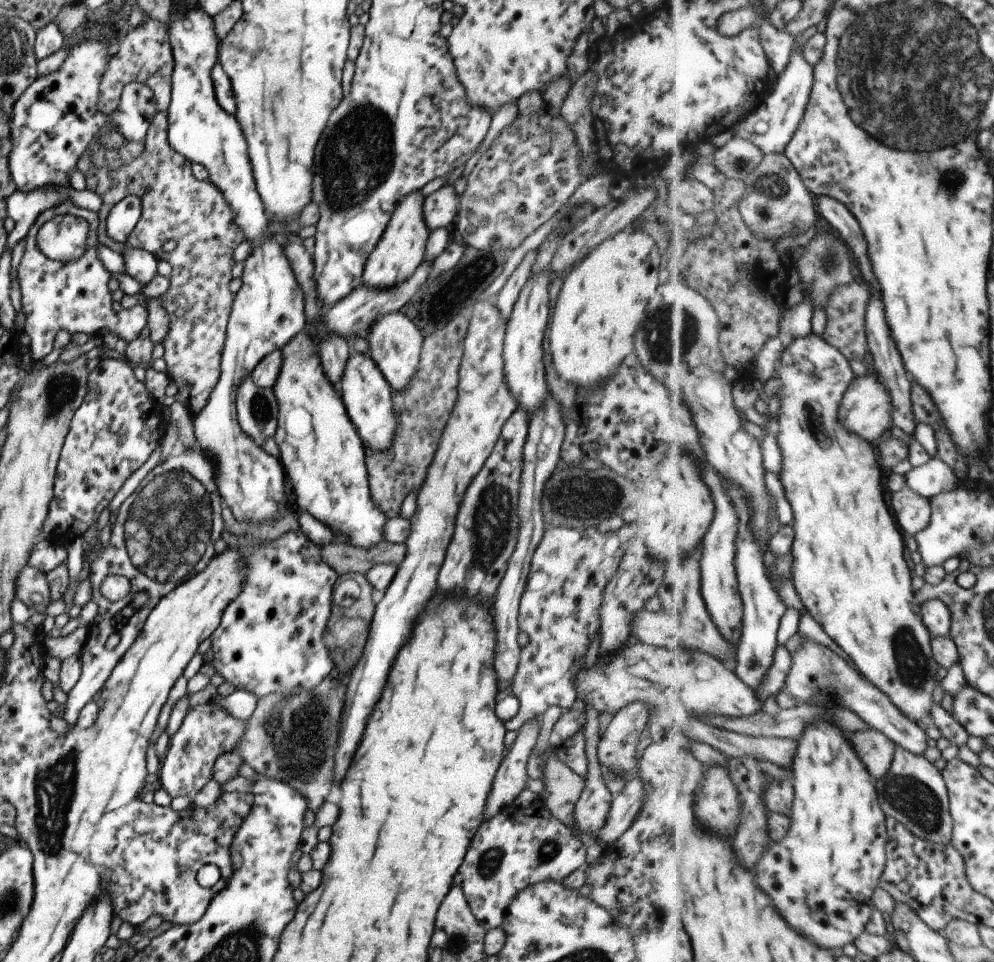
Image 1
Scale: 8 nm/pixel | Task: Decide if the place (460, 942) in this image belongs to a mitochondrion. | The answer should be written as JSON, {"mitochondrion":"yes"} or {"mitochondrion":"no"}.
{"mitochondrion":"yes"}

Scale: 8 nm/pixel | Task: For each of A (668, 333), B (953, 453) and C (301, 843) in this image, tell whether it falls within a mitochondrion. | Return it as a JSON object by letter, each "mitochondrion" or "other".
{"A":"mitochondrion","B":"other","C":"other"}

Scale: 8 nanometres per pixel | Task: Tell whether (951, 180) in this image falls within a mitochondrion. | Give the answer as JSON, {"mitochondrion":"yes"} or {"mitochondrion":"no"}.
{"mitochondrion":"yes"}

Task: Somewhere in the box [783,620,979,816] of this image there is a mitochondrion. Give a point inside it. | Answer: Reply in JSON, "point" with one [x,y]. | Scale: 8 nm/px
{"point":[915,673]}

